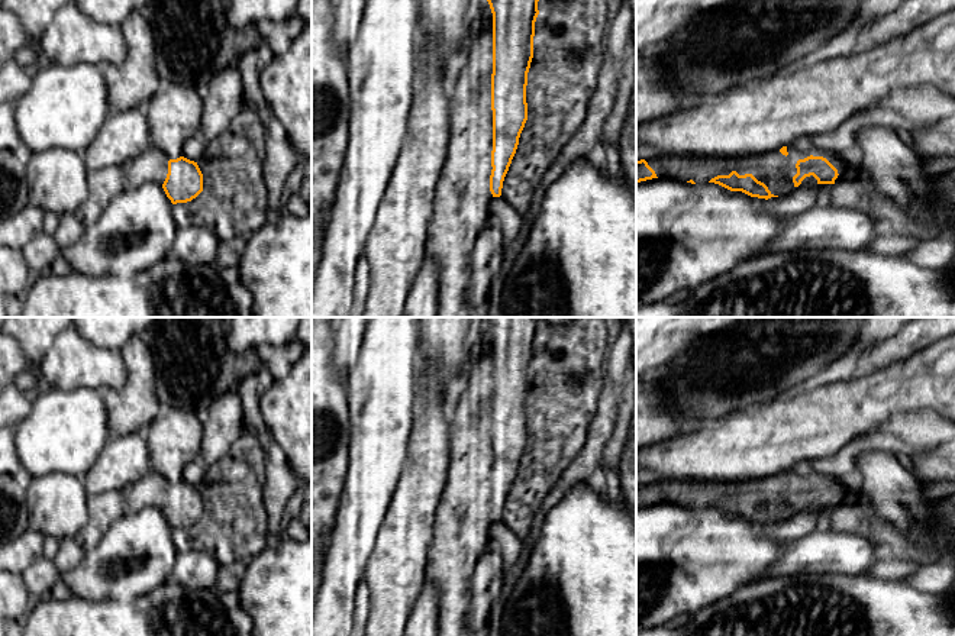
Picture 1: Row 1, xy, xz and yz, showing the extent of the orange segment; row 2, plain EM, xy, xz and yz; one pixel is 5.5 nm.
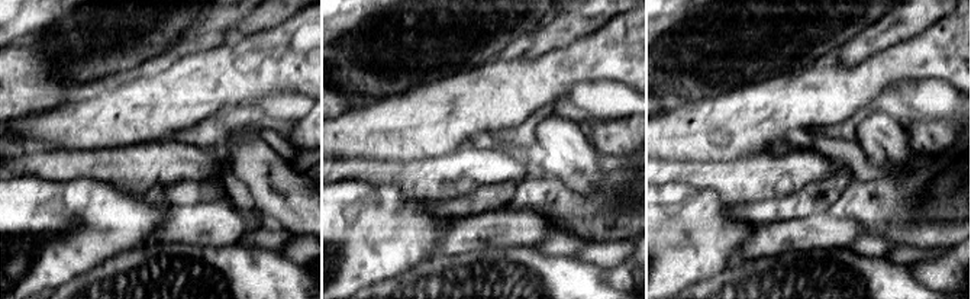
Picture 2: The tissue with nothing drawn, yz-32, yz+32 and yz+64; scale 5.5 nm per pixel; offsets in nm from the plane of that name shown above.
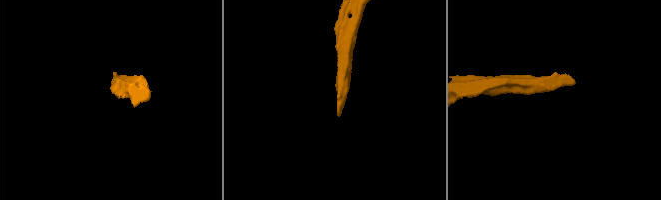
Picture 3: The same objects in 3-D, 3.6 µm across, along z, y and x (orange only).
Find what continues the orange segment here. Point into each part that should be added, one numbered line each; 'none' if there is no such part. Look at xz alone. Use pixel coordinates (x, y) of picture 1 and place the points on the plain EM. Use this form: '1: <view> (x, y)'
1: xz (461, 535)

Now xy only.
1: xy (152, 490)

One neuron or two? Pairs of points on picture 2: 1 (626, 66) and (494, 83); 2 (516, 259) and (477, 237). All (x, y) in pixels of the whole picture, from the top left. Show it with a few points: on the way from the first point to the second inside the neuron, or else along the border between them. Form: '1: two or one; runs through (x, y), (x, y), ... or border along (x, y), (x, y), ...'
1: one; runs through (593, 66), (568, 66), (544, 80), (528, 83)
2: two; border along (529, 247), (483, 247), (461, 253)

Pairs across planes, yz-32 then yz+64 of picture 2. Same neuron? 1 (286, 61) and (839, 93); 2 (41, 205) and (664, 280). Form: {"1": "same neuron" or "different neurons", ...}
{"1": "same neuron", "2": "same neuron"}

